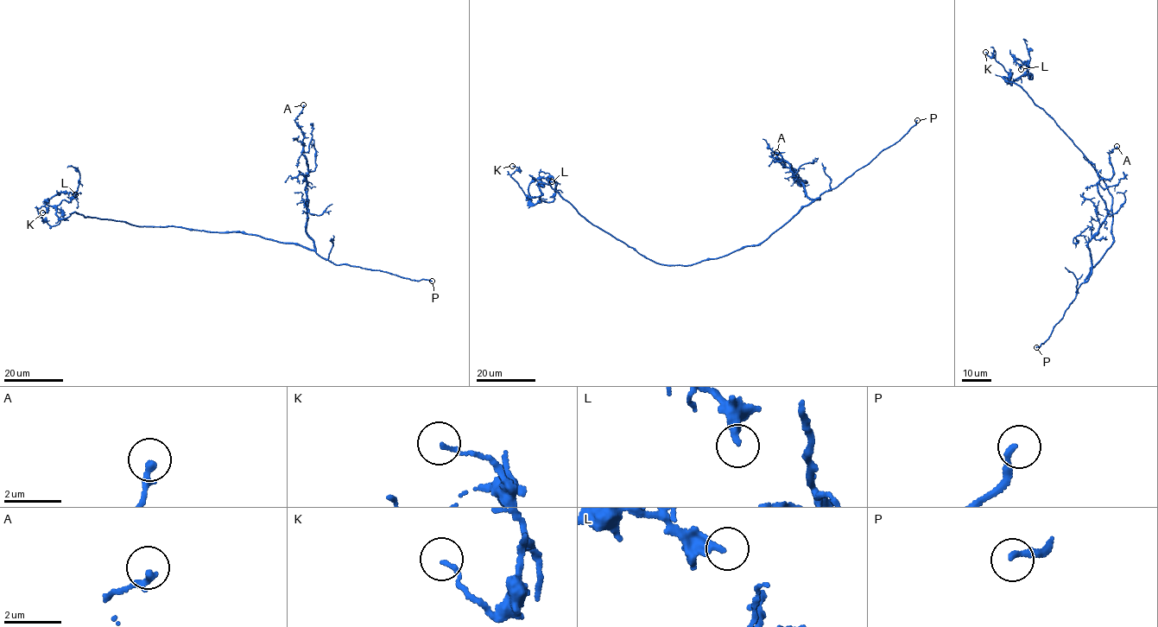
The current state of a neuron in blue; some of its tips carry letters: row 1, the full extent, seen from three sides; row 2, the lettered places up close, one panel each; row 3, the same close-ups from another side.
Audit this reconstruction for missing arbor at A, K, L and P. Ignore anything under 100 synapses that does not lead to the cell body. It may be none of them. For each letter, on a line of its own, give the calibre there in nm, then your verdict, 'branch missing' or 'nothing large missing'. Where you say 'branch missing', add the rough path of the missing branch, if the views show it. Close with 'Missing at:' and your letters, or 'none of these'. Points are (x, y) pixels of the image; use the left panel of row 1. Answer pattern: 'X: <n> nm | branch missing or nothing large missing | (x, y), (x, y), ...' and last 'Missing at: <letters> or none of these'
A: 260 nm | nothing large missing
K: 130 nm | nothing large missing
L: 320 nm | nothing large missing
P: 200 nm | branch missing
Missing at: P

